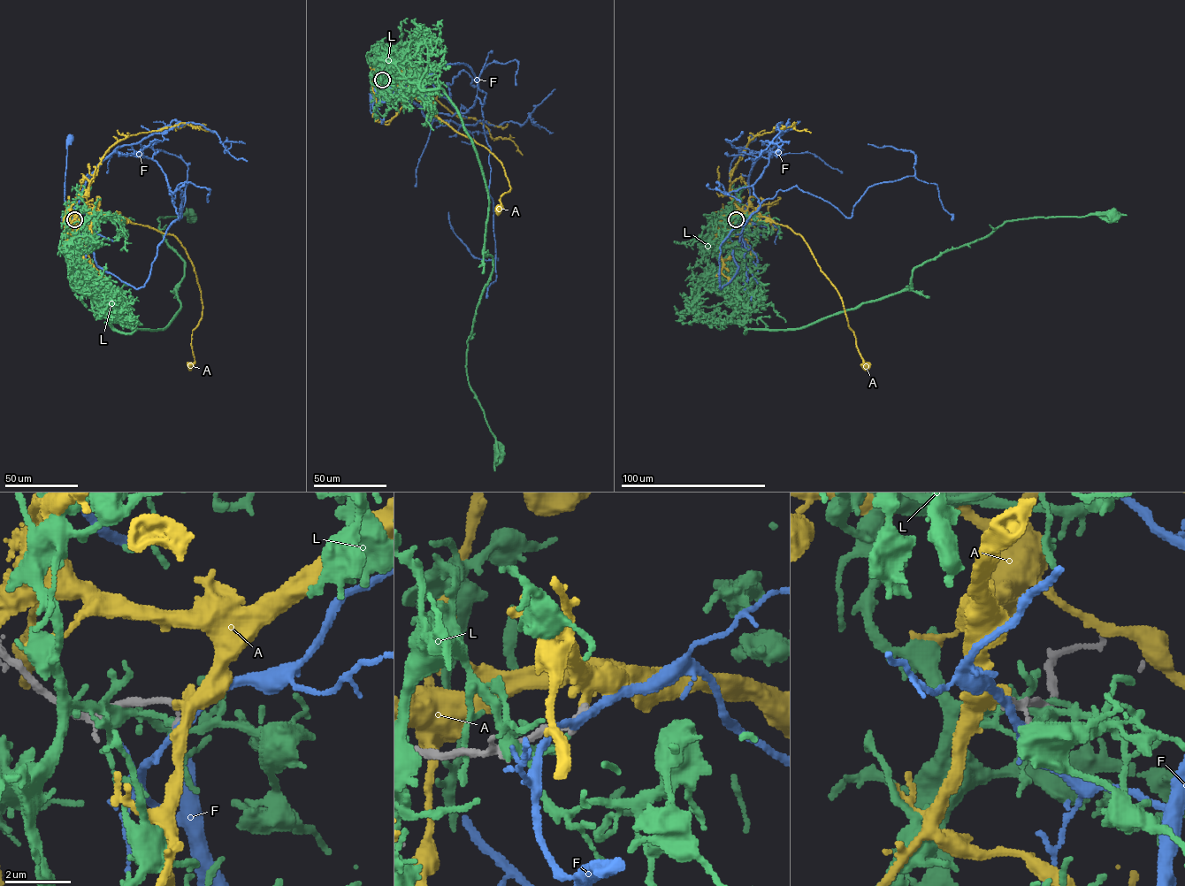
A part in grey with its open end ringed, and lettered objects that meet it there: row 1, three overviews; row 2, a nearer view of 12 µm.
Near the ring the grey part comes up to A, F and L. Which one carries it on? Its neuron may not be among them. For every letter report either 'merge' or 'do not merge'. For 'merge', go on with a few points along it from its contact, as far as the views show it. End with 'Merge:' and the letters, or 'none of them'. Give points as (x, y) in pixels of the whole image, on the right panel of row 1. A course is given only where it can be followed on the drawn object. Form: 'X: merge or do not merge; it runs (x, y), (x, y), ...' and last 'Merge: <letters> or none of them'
A: do not merge
F: do not merge
L: do not merge
Merge: none of them

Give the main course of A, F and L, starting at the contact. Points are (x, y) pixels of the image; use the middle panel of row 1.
A: (382, 80), (393, 81), (501, 163), (510, 188), (500, 197), (500, 210)
F: (382, 80), (381, 89), (373, 82), (373, 73), (378, 96)
L: (382, 81), (370, 61), (441, 89), (485, 177), (493, 270), (466, 369), (500, 454)

